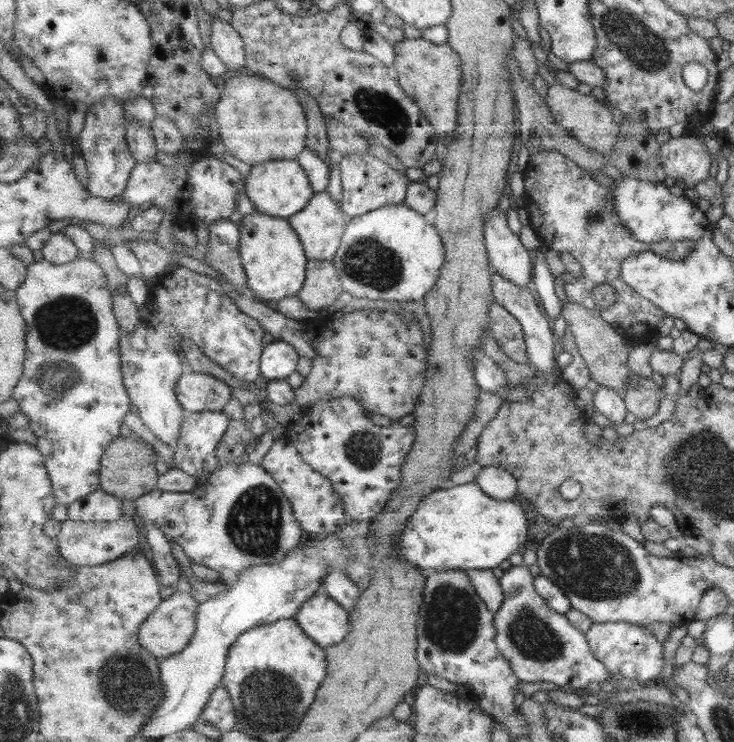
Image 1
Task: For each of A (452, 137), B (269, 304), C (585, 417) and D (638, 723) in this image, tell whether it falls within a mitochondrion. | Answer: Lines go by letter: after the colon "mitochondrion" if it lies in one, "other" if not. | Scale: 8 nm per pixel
A: other
B: other
C: other
D: mitochondrion

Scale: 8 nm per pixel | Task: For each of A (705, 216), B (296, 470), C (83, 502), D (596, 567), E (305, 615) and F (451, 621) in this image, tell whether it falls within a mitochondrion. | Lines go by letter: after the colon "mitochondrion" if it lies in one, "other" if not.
A: other
B: other
C: other
D: mitochondrion
E: other
F: mitochondrion

